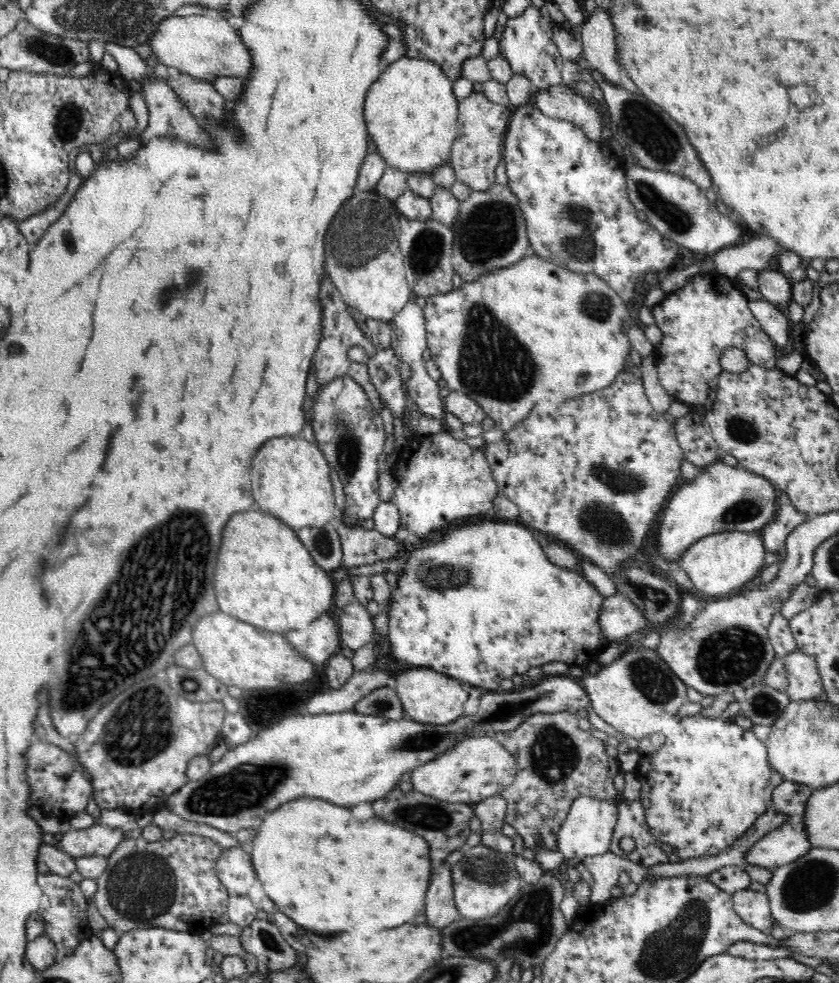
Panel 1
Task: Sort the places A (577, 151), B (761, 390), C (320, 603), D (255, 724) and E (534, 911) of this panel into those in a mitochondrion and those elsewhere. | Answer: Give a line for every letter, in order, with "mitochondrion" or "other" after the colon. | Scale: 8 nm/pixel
A: other
B: other
C: other
D: other
E: mitochondrion

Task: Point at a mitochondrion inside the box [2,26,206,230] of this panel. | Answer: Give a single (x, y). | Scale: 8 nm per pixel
(48, 51)

